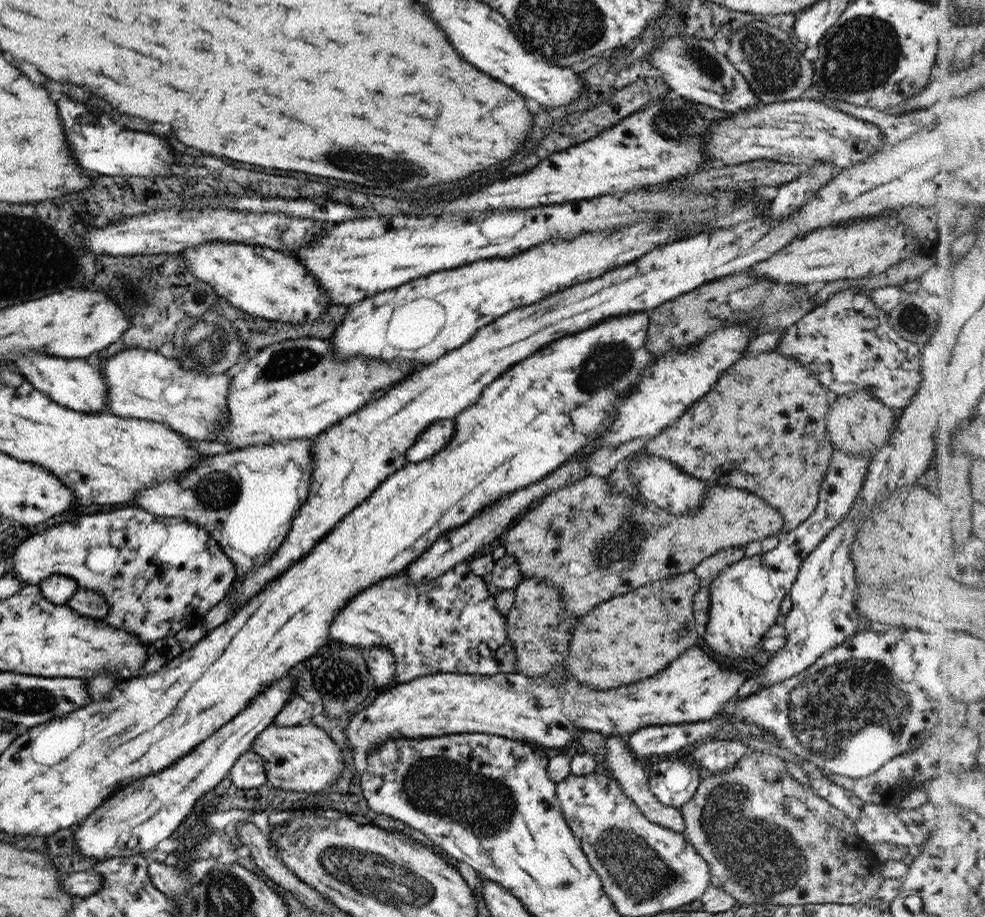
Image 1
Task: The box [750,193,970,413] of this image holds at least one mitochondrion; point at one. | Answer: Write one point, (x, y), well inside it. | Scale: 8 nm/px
(911, 320)

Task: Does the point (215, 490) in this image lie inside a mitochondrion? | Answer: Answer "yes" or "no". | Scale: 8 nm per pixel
yes

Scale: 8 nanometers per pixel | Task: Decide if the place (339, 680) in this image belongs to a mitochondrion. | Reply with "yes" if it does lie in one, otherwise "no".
yes

